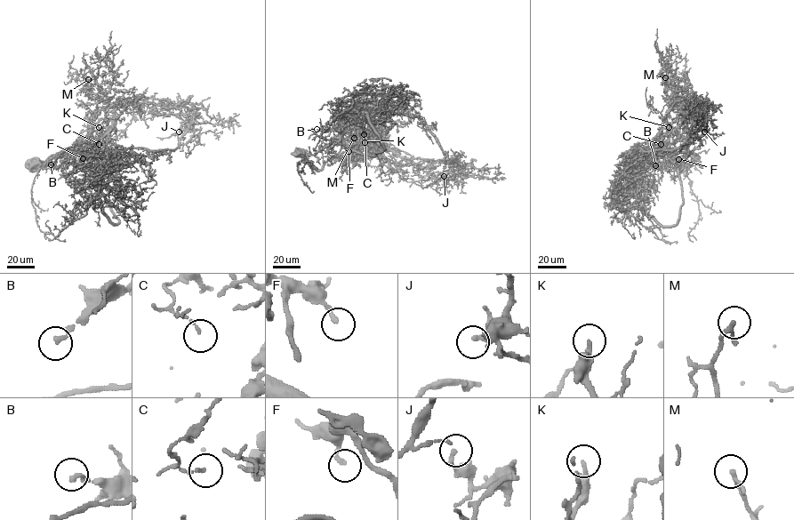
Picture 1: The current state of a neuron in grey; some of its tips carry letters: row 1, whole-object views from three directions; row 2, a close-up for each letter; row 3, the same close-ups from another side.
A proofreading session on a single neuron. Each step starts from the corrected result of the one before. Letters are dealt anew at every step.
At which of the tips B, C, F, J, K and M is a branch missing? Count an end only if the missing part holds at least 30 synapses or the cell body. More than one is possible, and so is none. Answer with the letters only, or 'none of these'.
K

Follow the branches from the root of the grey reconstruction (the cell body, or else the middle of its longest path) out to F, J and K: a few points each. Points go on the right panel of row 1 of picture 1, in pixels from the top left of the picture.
F: (680, 168), (697, 155), (680, 149), (664, 163), (655, 160), (669, 154), (678, 159)
J: (680, 168), (697, 155), (680, 149), (643, 167), (637, 150), (672, 150), (691, 131), (706, 124), (704, 132)
K: (680, 168), (697, 155), (682, 149), (684, 142), (678, 139), (656, 147), (656, 135), (665, 136), (669, 127)

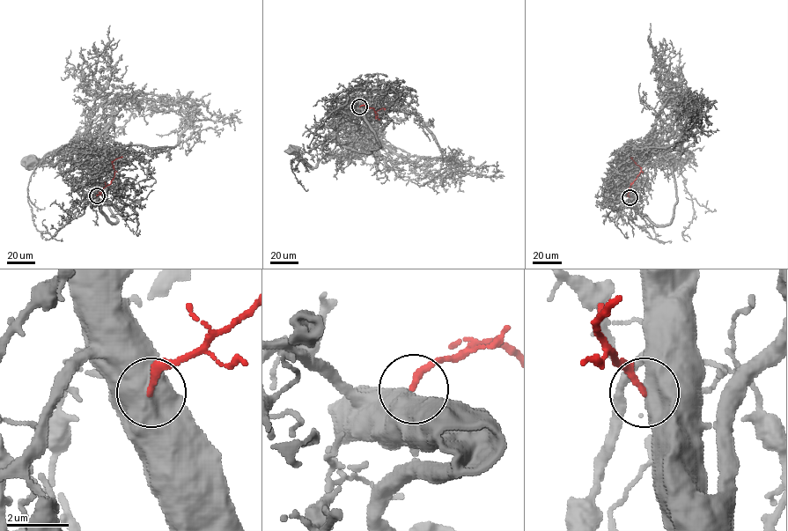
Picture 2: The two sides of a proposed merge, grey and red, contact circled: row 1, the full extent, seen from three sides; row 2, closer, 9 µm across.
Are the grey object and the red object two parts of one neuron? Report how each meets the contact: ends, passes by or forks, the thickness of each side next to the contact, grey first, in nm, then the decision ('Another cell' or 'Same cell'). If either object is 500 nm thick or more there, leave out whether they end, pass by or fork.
Thickness 700 nm (grey) against 200 nm. Another cell

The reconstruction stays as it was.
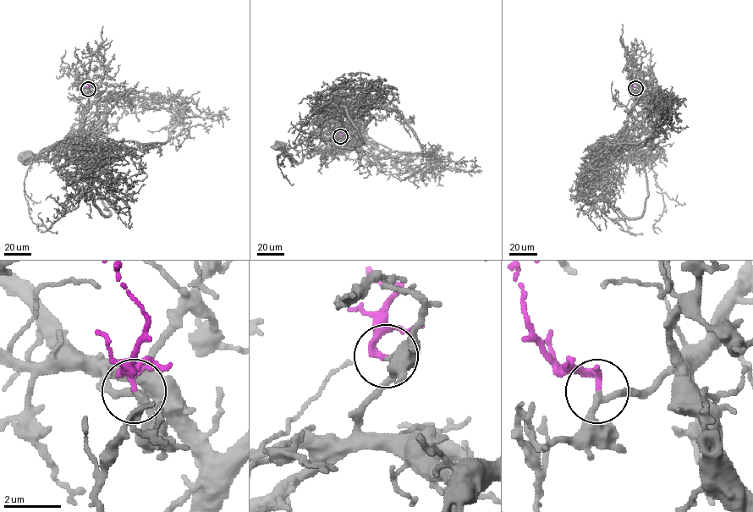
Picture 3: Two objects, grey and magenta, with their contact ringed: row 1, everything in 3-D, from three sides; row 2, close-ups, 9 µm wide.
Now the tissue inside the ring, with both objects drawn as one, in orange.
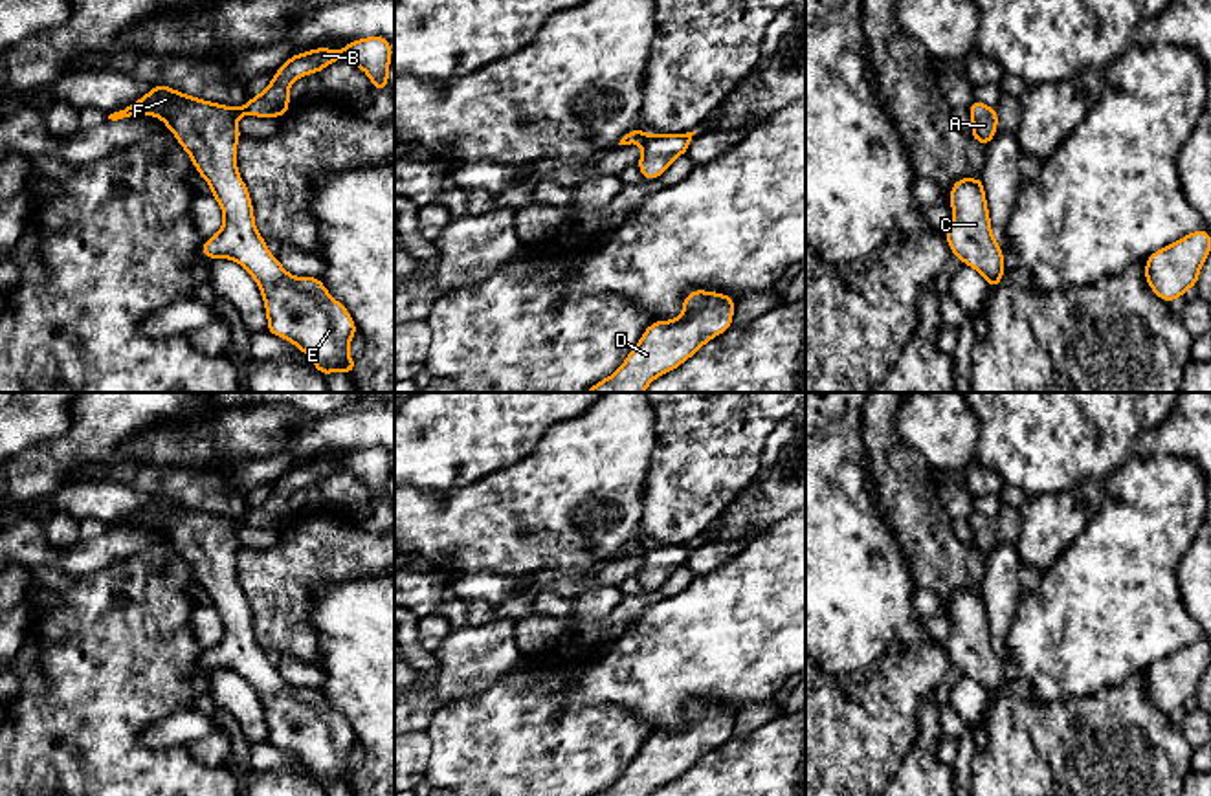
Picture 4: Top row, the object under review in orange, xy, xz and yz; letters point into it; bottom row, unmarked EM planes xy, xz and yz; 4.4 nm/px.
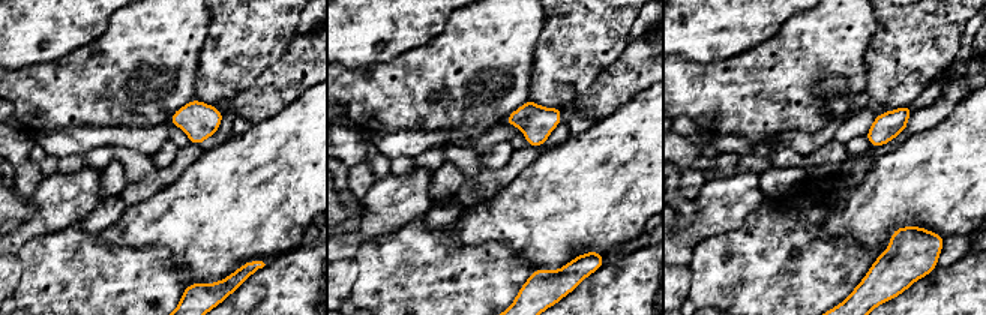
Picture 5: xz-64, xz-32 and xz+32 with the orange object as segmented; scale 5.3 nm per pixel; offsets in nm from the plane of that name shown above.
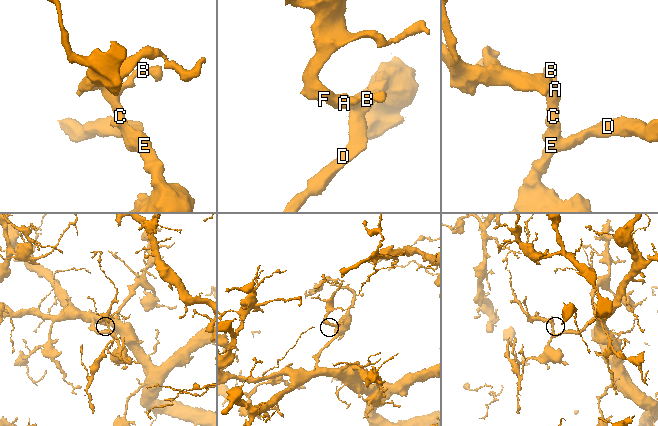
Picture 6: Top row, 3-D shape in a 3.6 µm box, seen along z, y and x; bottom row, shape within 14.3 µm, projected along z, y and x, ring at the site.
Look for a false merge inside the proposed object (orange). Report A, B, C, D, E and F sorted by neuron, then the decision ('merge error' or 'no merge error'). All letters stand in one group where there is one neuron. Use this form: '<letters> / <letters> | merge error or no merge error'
A B C D E F | no merge error

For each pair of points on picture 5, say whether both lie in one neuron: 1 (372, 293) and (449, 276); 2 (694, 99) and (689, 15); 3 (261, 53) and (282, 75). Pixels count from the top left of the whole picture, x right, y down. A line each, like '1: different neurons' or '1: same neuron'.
1: same neuron
2: different neurons
3: different neurons

